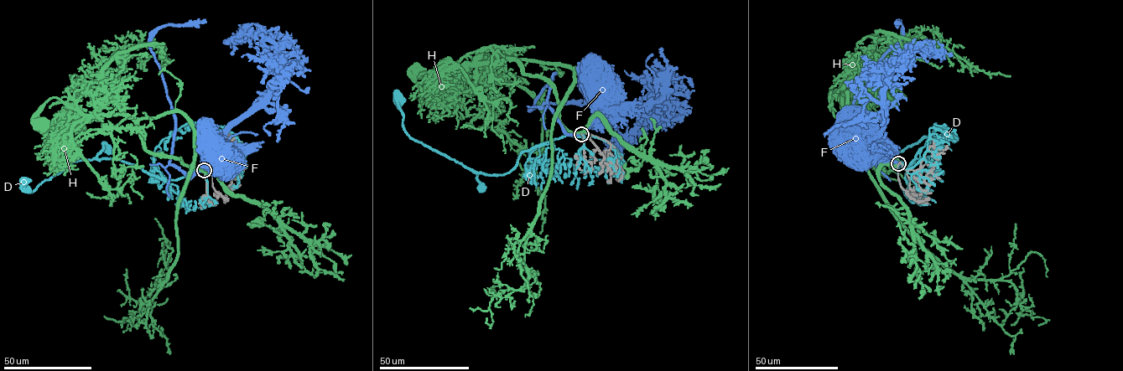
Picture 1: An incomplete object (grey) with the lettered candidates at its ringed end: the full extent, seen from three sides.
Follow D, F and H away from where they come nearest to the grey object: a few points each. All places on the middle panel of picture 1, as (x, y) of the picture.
D: (582, 134), (565, 135), (523, 152), (517, 164), (503, 174), (475, 173), (416, 141), (407, 133), (398, 97)
F: (582, 133), (566, 133), (548, 102), (555, 72), (529, 110), (563, 101), (583, 104), (588, 99)
H: (582, 133), (562, 123), (552, 86), (524, 74), (517, 61), (471, 63), (439, 88), (418, 83), (418, 70)

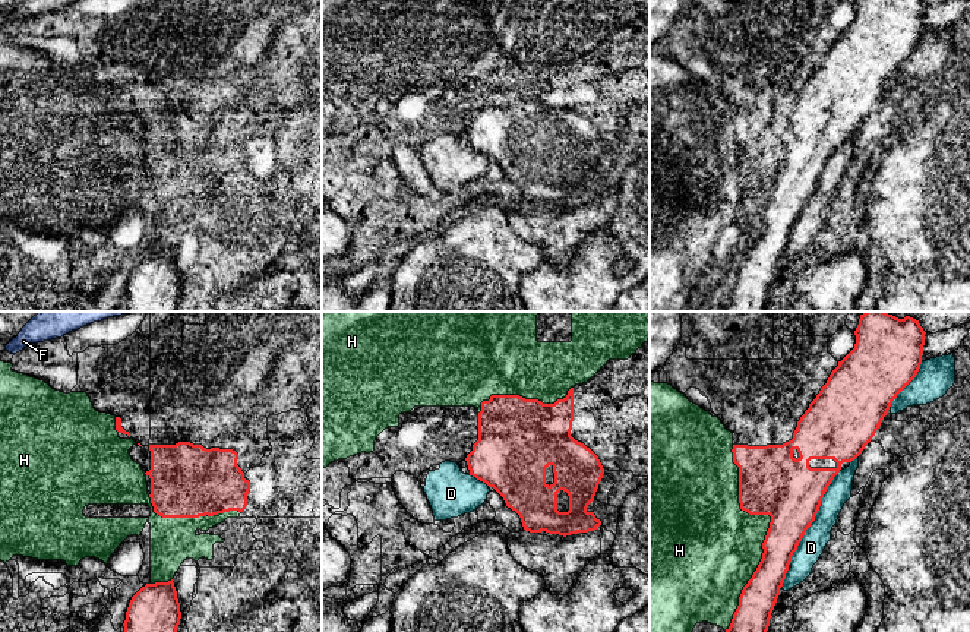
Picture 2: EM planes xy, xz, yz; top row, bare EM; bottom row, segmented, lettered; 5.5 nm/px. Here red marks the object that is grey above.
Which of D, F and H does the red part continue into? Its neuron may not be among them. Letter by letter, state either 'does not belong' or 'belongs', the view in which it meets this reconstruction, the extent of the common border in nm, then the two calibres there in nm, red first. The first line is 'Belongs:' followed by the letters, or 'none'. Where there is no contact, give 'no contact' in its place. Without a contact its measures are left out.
Belongs: none
D: does not belong; contact in yz; length 600 nm; calibres 360 and 140 nm
F: does not belong; no contact
H: does not belong; contact in yz; length 1000 nm; calibres 360 and 380 nm

